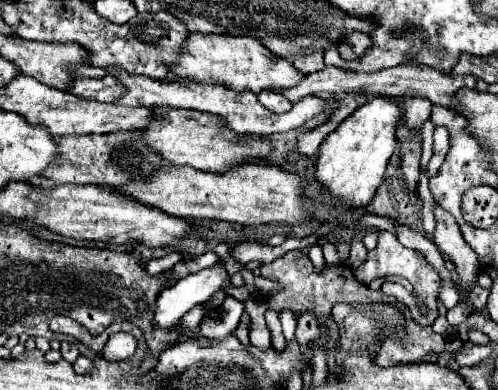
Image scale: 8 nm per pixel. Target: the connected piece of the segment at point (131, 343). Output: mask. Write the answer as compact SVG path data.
M115 333L107 341L103 357L109 361L125 361L133 355L133 351L135 351L135 337L129 333Z

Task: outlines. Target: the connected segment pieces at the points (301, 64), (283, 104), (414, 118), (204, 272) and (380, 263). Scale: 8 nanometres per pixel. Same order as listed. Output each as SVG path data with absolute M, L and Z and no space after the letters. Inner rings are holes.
M311 53L311 55L301 55L295 63L295 69L297 71L303 71L303 73L313 73L313 71L321 71L325 65L323 65L323 53Z
M261 91L257 97L259 97L261 105L265 105L273 113L283 113L283 111L289 111L289 107L293 107L293 103L289 99L281 97L279 93L273 93L273 91Z
M403 97L403 109L405 109L405 121L409 121L409 127L417 127L421 131L423 123L429 119L433 105L427 99L413 99Z
M215 263L213 267L207 267L207 269L201 269L199 273L193 273L193 275L187 275L183 279L179 279L173 287L169 289L163 289L163 293L157 297L157 311L155 311L155 321L161 325L161 327L173 327L179 323L179 319L189 311L193 309L195 305L199 303L205 303L209 301L211 295L215 295L217 291L223 291L225 295L231 295L239 301L247 301L249 299L249 291L245 287L233 287L231 285L231 277L229 273L225 271L225 265L223 263Z
M381 231L381 233L379 233L377 249L369 251L365 263L355 269L355 279L357 279L359 283L363 283L363 285L369 285L373 279L385 277L385 275L401 275L401 277L405 277L405 279L413 285L415 293L427 303L429 313L427 313L427 315L419 315L419 311L417 311L417 313L411 313L411 317L413 317L415 323L419 323L419 325L433 325L433 321L439 316L437 307L437 293L439 293L439 289L441 289L439 275L437 275L435 269L425 261L425 257L423 257L421 253L403 247L403 245L397 241L397 237L395 237L393 233L389 233L389 231Z

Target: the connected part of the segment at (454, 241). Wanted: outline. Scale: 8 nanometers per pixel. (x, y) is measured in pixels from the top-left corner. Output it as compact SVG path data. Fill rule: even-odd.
M437 205L435 217L437 217L437 227L435 227L435 233L433 233L433 241L439 247L439 251L455 263L459 287L463 291L471 291L477 285L477 275L479 275L477 255L465 243L461 231L457 229L453 215L449 215L445 209L441 209Z

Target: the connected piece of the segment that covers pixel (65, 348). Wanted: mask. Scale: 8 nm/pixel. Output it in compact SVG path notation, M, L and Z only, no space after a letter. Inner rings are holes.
M63 341L63 343L61 343L59 353L61 353L61 357L63 357L65 361L69 361L69 363L73 363L73 361L79 357L77 345L75 345L75 343L67 343L67 341Z

